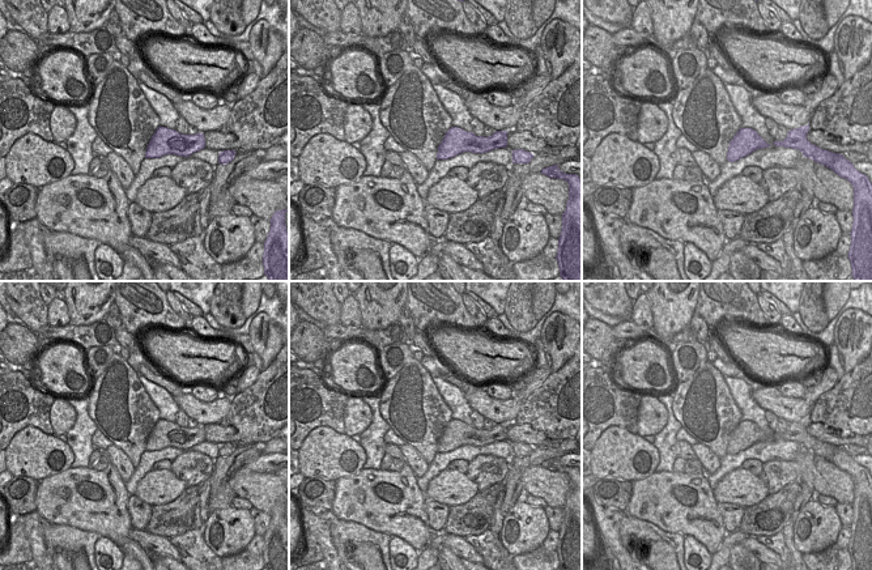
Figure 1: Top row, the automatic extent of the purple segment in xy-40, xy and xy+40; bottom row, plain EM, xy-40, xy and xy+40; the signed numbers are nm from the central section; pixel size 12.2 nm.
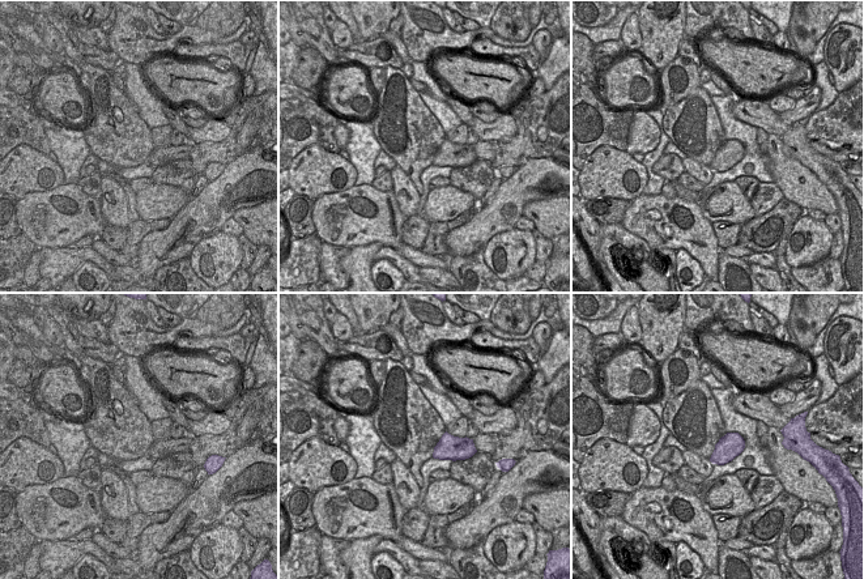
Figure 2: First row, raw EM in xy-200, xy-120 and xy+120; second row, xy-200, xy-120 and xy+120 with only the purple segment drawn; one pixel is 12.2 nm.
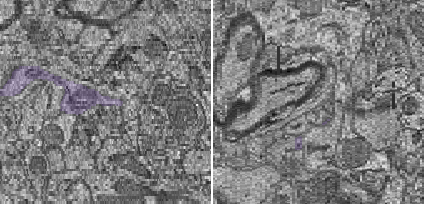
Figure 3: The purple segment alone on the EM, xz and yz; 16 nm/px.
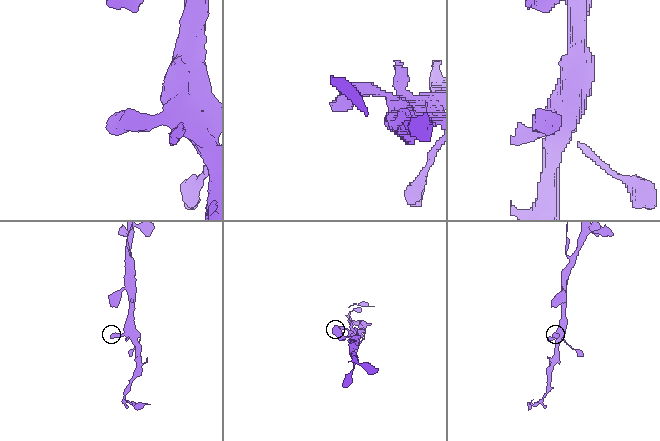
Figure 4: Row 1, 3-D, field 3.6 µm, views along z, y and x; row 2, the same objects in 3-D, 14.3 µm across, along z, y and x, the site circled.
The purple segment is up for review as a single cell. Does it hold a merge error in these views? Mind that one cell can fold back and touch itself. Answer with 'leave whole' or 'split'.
leave whole

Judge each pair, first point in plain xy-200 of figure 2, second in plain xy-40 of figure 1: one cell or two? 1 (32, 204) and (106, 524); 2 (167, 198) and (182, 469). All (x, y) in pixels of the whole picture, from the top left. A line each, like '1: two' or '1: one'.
1: one
2: two

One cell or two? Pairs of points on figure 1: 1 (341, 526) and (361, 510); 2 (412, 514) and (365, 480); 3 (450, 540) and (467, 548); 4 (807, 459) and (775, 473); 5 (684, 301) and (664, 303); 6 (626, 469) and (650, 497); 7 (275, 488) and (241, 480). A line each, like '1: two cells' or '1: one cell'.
1: two cells
2: one cell
3: one cell
4: two cells
5: one cell
6: two cells
7: one cell

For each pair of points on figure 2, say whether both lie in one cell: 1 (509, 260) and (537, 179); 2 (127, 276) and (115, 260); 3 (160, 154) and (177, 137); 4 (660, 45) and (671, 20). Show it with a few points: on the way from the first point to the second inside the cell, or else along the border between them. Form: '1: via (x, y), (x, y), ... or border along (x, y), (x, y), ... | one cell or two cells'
1: border along (515, 228), (497, 233), (488, 242) | two cells
2: border along (135, 264), (115, 267) | two cells
3: border along (186, 141), (170, 145) | two cells
4: via (660, 38), (664, 26) | one cell

